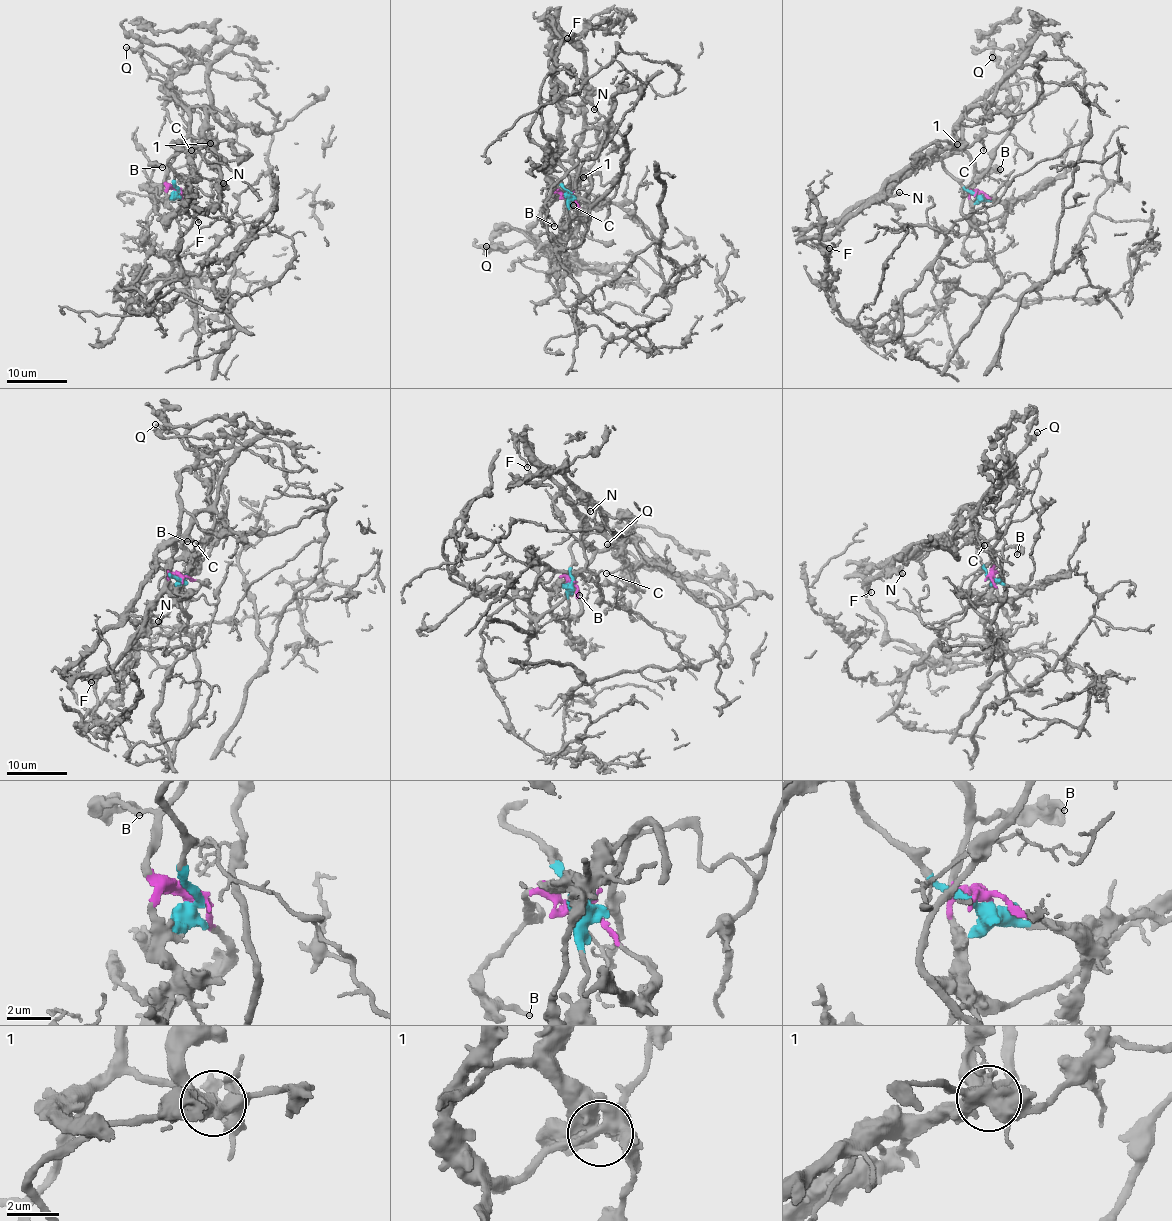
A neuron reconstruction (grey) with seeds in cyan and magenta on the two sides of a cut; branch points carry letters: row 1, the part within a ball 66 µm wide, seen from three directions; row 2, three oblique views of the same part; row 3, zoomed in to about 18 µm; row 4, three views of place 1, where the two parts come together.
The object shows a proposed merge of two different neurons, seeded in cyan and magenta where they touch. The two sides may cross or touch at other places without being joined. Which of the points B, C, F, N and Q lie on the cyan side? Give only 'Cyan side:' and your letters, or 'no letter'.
Cyan side: no letter

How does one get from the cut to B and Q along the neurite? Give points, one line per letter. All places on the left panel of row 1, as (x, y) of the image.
B: (177, 190), (166, 181), (166, 167), (151, 166), (162, 167)
Q: (177, 190), (164, 174), (189, 130), (189, 114), (162, 91), (169, 80), (167, 66), (146, 52), (125, 48)

